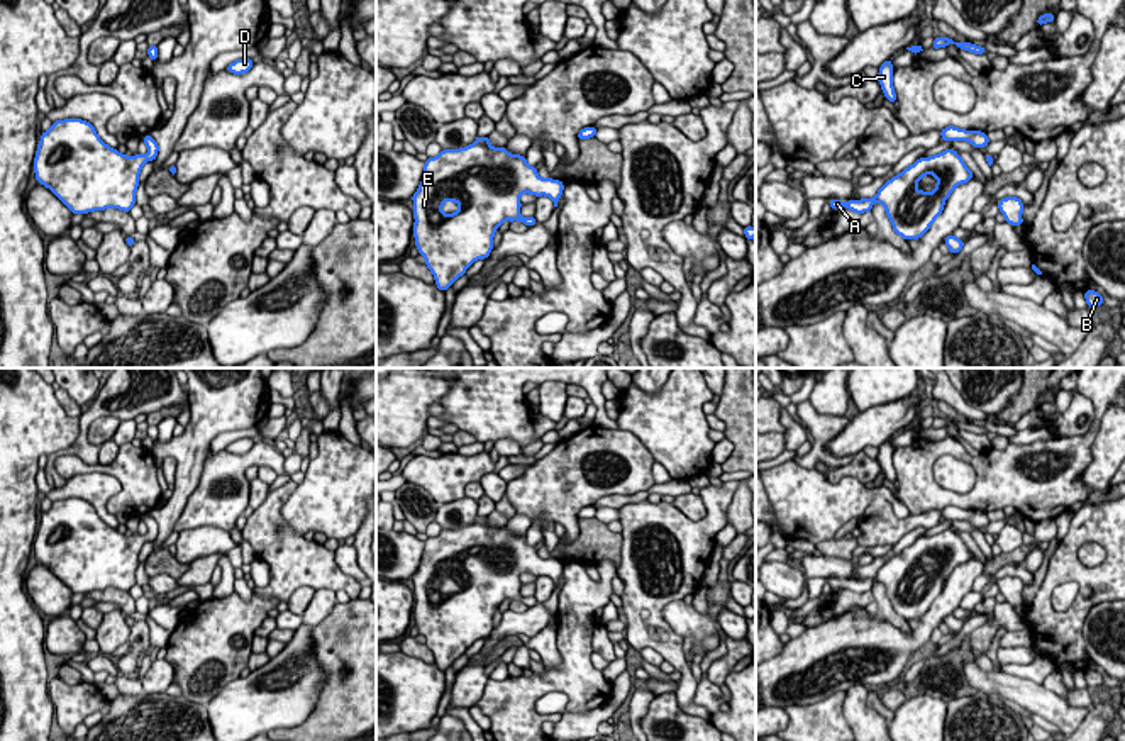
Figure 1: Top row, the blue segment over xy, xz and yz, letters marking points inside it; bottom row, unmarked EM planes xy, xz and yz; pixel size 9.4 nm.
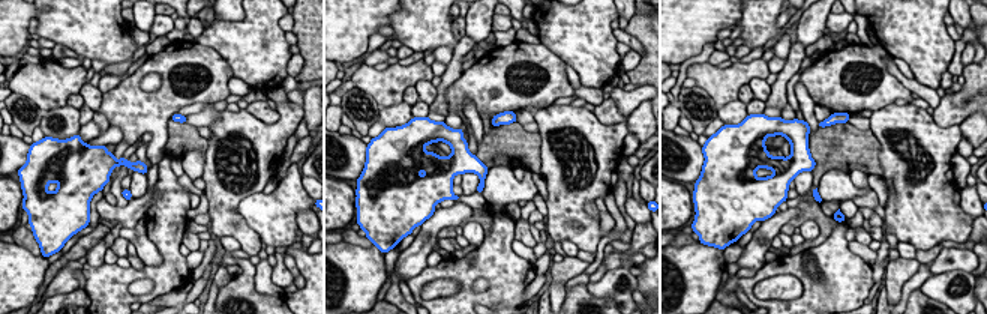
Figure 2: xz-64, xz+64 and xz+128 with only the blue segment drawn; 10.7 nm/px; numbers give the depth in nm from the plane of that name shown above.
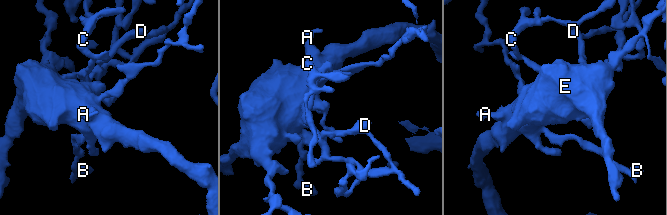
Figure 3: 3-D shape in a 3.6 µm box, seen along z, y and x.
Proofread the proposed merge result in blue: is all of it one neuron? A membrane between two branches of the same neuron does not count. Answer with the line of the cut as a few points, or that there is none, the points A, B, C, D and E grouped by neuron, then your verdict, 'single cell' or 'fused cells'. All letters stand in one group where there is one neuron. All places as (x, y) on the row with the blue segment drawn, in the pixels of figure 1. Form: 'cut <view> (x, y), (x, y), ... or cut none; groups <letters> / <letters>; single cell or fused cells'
cut none; groups A B C D E; single cell

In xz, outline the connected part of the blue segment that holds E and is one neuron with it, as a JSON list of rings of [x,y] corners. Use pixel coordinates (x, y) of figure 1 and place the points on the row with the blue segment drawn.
[[[478,136],[471,146],[442,149],[439,156],[424,163],[422,181],[413,200],[413,237],[418,254],[425,258],[439,290],[446,292],[466,273],[476,259],[486,259],[493,249],[493,236],[502,222],[518,220],[532,227],[535,217],[520,215],[520,195],[551,197],[557,207],[564,183],[540,178],[535,166],[529,166],[525,154],[510,154],[505,148],[493,148],[490,137]]]

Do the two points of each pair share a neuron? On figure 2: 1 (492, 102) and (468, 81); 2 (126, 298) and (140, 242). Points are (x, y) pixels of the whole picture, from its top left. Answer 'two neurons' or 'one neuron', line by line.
1: one neuron
2: two neurons

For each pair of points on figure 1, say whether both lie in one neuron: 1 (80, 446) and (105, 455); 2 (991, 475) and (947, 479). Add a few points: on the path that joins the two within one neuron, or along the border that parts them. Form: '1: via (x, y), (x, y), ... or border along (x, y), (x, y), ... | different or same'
1: border along (116, 416), (88, 429), (97, 462) | different
2: border along (941, 455), (973, 467), (969, 492) | different

